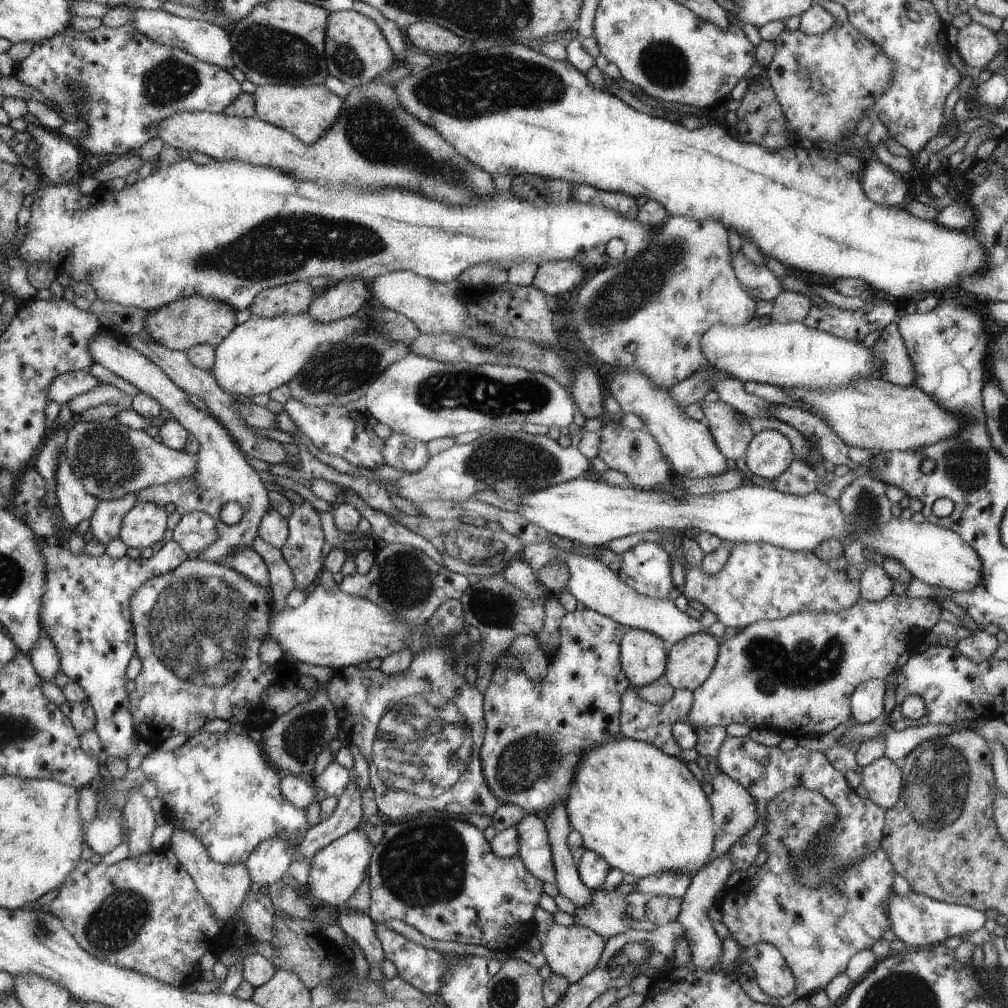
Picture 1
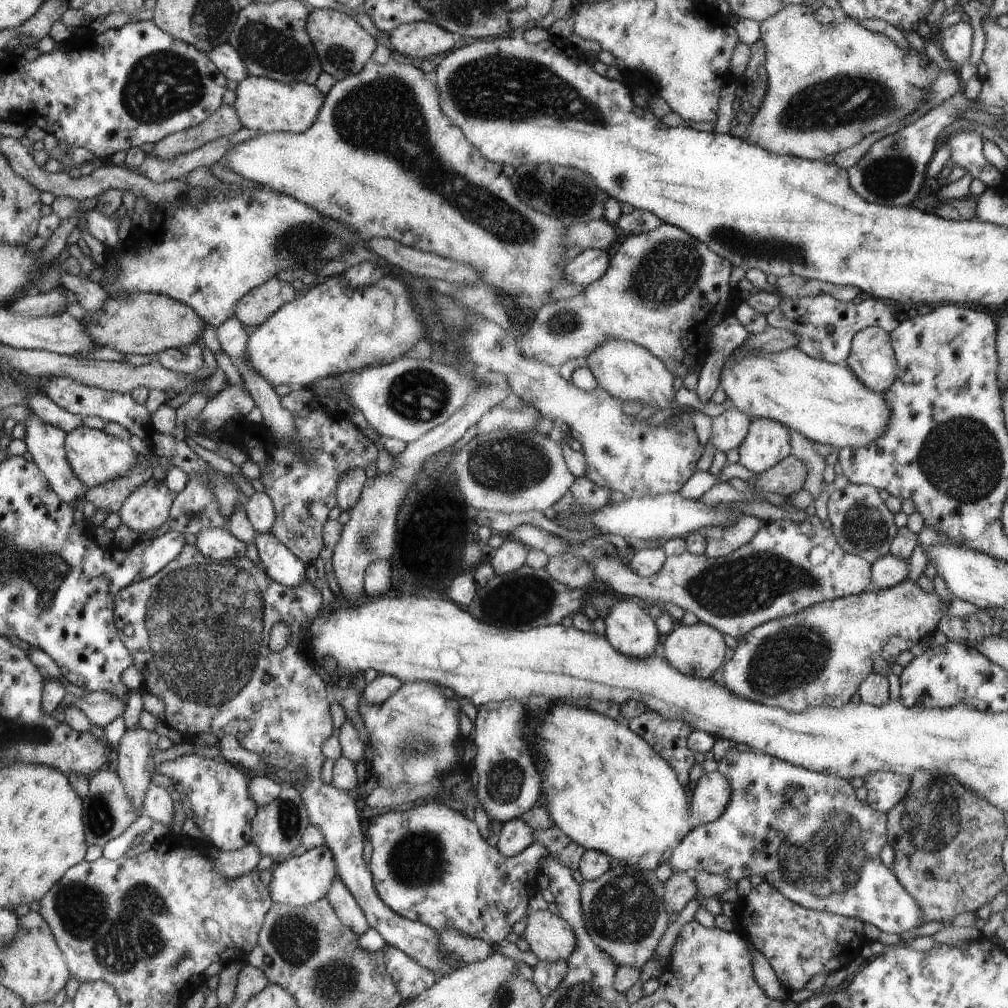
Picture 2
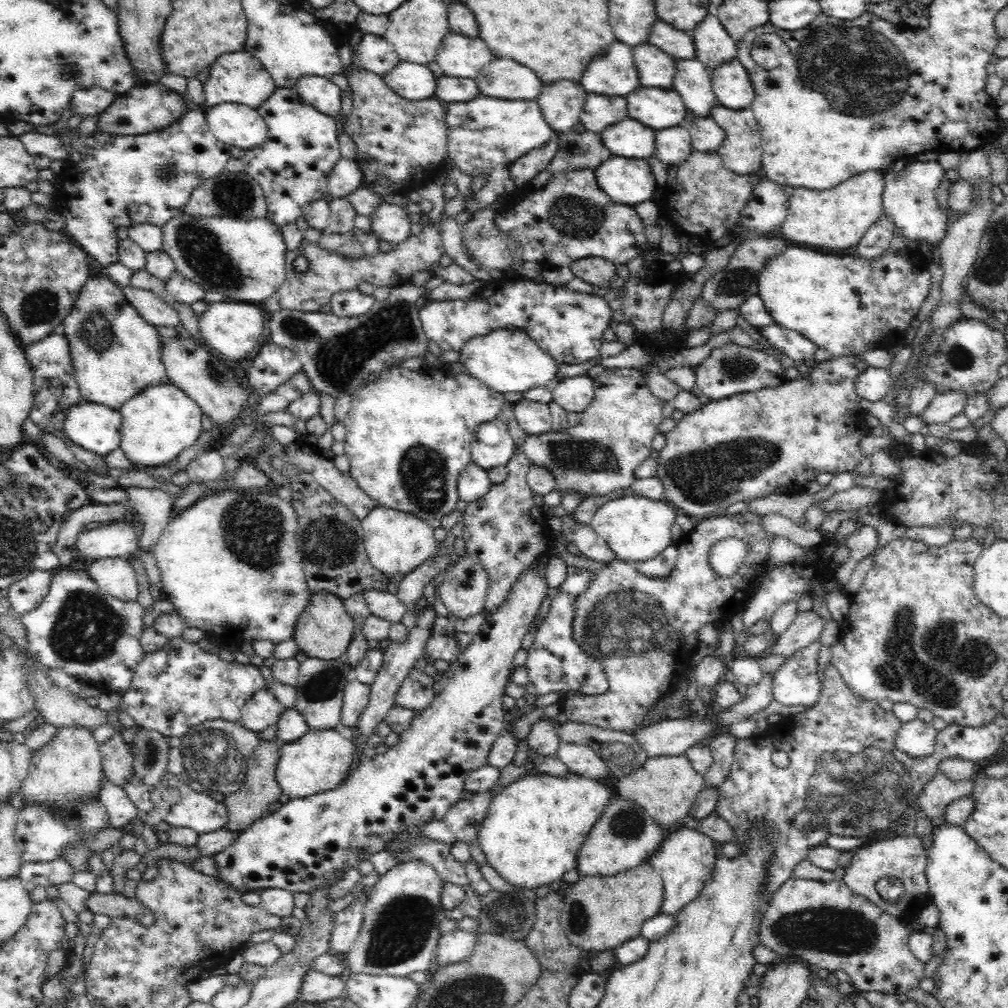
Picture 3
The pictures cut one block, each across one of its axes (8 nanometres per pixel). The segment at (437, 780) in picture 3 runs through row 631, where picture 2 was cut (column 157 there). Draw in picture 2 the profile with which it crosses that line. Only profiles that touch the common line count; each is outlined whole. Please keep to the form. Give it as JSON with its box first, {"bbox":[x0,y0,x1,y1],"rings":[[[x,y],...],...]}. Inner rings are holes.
{"bbox":[117,478,175,536],"rings":[[[151,478],[145,482],[145,486],[137,488],[129,498],[125,498],[125,504],[117,512],[121,518],[121,524],[127,526],[137,536],[143,536],[145,532],[159,528],[163,522],[167,522],[167,512],[175,492],[169,492],[163,482],[157,482]]]}

